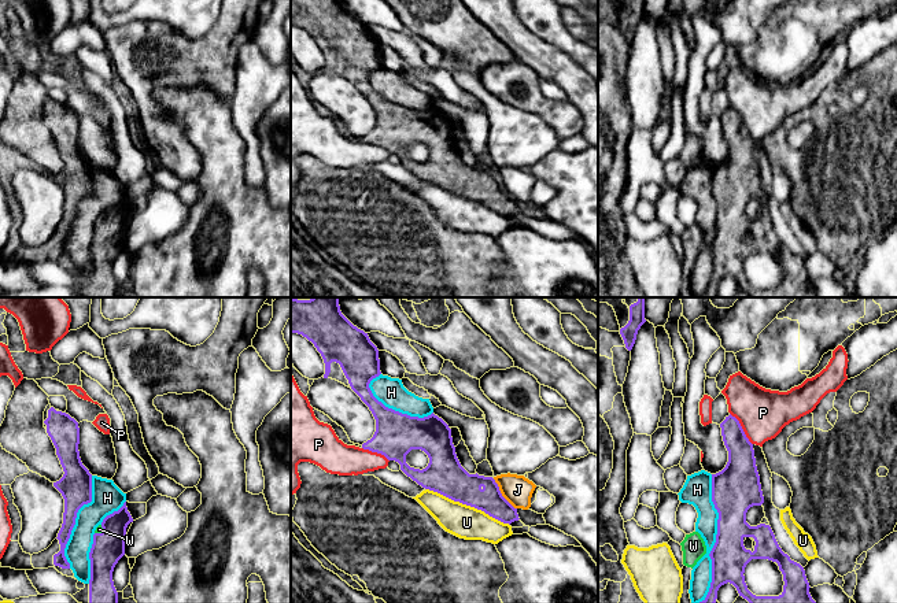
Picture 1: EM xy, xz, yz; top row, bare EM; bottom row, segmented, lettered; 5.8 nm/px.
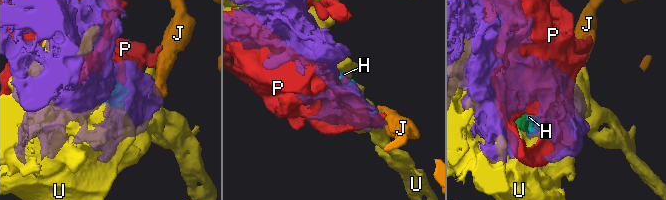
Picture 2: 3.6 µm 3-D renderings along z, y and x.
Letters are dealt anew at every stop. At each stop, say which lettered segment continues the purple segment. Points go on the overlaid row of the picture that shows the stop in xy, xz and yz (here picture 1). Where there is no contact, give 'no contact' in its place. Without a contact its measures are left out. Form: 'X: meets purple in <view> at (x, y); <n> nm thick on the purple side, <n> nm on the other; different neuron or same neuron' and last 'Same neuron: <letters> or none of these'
H: meets purple in yz at (716, 539); 220 nm thick on the purple side, 130 nm on the other; different neuron
J: meets purple in xz at (501, 494); 180 nm thick on the purple side, 170 nm on the other; different neuron
P: meets purple in yz at (742, 429); 190 nm thick on the purple side, 280 nm on the other; different neuron
U: meets purple in xz at (468, 505); 220 nm thick on the purple side, 190 nm on the other; different neuron
W: meets purple in xy at (102, 532); 190 nm thick on the purple side, 50 nm on the other; same neuron
Same neuron: W

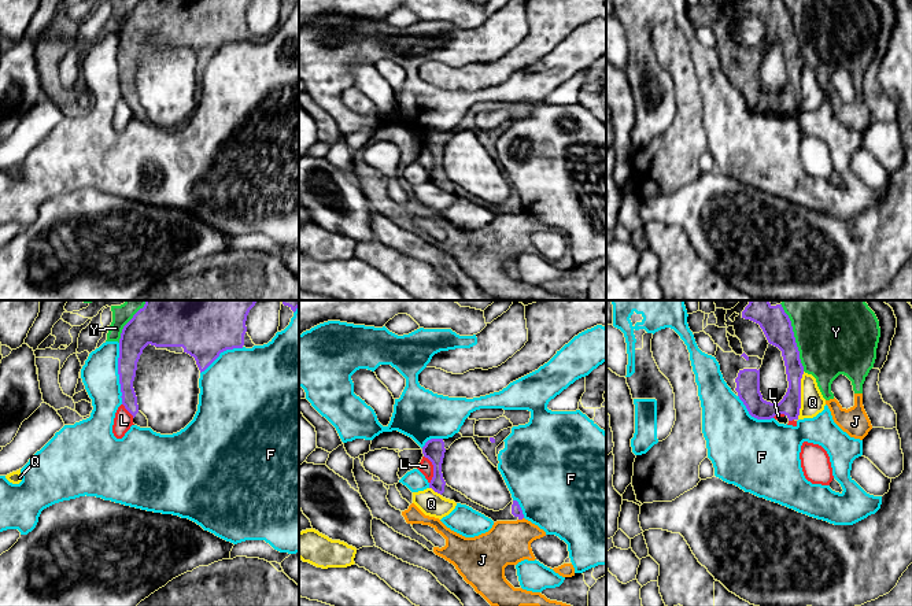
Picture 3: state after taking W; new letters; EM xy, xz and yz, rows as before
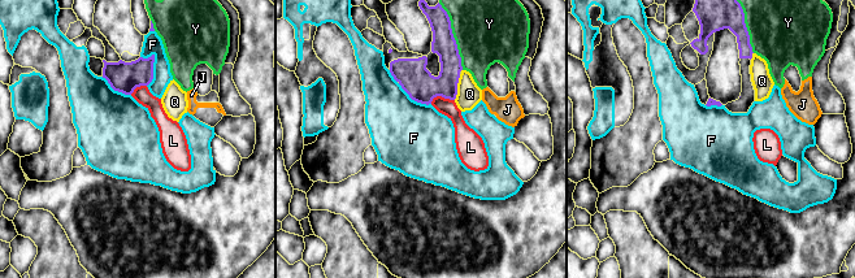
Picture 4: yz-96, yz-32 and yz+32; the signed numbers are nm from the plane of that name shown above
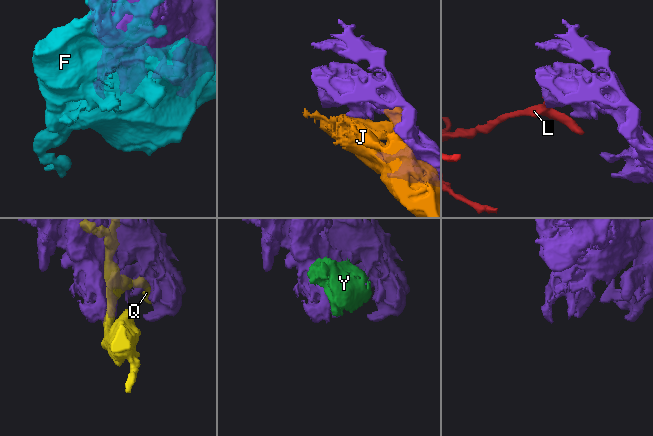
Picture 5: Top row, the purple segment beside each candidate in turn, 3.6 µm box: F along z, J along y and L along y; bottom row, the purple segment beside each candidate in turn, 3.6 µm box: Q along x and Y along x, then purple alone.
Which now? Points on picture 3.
F: meets purple in xy at (118, 373); 180 nm thick on the purple side, 220 nm on the other; different neuron
J: meets purple in xz at (520, 518); 60 nm thick on the purple side, 260 nm on the other; different neuron
L: meets purple in xz at (434, 469); 120 nm thick on the purple side, 90 nm on the other; different neuron
Q: meets purple in yz at (800, 395); 120 nm thick on the purple side, 140 nm on the other; different neuron
Y: meets purple in yz at (794, 337); 170 nm thick on the purple side, 480 nm on the other; different neuron
Same neuron: none of these

